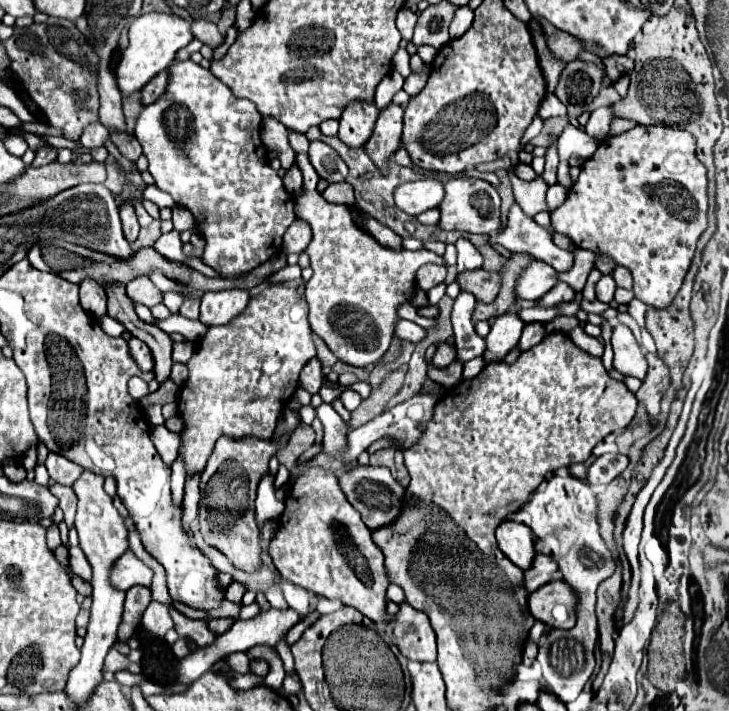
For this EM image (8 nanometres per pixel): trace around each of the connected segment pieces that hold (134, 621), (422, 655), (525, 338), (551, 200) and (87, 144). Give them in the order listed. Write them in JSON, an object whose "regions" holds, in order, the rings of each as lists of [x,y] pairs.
{"regions":[[[[134,585],[132,589],[126,591],[126,605],[124,605],[126,609],[124,609],[124,619],[122,619],[120,631],[118,631],[118,641],[128,641],[132,637],[148,603],[150,603],[150,589],[148,587]]],[[[404,601],[404,603],[398,603],[398,613],[392,615],[388,625],[390,625],[390,631],[392,631],[394,639],[396,639],[396,645],[398,645],[400,653],[406,659],[412,659],[412,661],[436,661],[436,635],[434,635],[434,629],[430,627],[430,621],[428,621],[426,613],[414,609],[412,605],[408,605]]],[[[526,323],[524,329],[522,329],[522,337],[520,337],[518,347],[520,349],[530,349],[530,347],[538,345],[544,335],[546,335],[544,323]]],[[[552,185],[546,193],[546,205],[548,205],[548,211],[554,211],[558,205],[562,205],[562,201],[566,199],[566,193],[568,189],[562,187],[562,185]]],[[[90,125],[86,129],[86,133],[82,133],[80,137],[80,145],[84,149],[98,149],[98,147],[104,147],[104,143],[108,141],[108,129],[104,125]]]]}

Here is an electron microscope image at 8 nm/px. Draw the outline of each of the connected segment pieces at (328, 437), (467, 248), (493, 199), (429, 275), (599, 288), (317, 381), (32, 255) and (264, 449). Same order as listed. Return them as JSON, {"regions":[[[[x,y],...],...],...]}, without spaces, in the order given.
{"regions":[[[[322,403],[316,409],[316,417],[324,425],[324,439],[322,439],[324,451],[326,453],[338,453],[338,451],[342,451],[346,447],[346,443],[344,443],[344,439],[346,439],[346,427],[344,427],[342,417],[328,403]]],[[[460,237],[454,245],[458,249],[458,269],[460,271],[482,267],[482,255],[478,253],[478,249],[466,237]]],[[[460,177],[448,179],[444,183],[444,199],[438,205],[440,221],[438,227],[444,231],[464,231],[464,233],[496,233],[500,227],[500,195],[496,187],[492,187],[484,179],[474,177]]],[[[428,263],[428,265],[422,265],[416,273],[416,283],[420,285],[420,289],[428,291],[432,289],[434,285],[440,285],[446,277],[446,267],[444,265],[434,265],[434,263]]],[[[603,275],[601,279],[596,283],[595,291],[597,299],[604,303],[610,303],[614,297],[614,291],[617,285],[610,275]]],[[[312,357],[300,371],[300,385],[308,393],[318,393],[322,387],[322,365],[316,357]]],[[[36,243],[36,245],[30,249],[28,261],[30,261],[36,269],[40,269],[40,271],[48,271],[48,265],[46,265],[46,261],[44,261],[44,257],[42,257],[42,245],[40,245],[40,243]]],[[[228,437],[218,439],[216,449],[210,457],[210,463],[200,475],[200,507],[198,521],[200,533],[204,541],[216,547],[224,557],[230,559],[238,569],[252,573],[262,567],[262,543],[260,529],[254,519],[254,493],[258,487],[258,477],[266,473],[270,457],[288,441],[282,437],[280,441],[262,441],[262,439],[242,439],[234,441]]]]}

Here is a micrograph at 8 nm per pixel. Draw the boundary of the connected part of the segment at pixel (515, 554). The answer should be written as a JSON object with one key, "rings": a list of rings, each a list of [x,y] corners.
{"rings":[[[506,519],[496,529],[496,541],[500,551],[520,569],[528,569],[534,557],[534,541],[530,535],[530,527],[524,523]]]}

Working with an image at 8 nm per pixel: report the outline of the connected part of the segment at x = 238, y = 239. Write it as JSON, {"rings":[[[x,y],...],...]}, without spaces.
{"rings":[[[174,61],[170,65],[170,79],[168,79],[168,87],[166,87],[166,93],[160,97],[160,101],[144,107],[144,111],[140,113],[138,117],[138,123],[136,123],[136,139],[140,141],[142,149],[144,149],[144,155],[148,157],[150,161],[150,167],[148,171],[152,173],[154,177],[154,185],[160,189],[160,191],[166,191],[176,205],[180,207],[186,207],[192,215],[194,215],[194,221],[196,221],[196,231],[204,237],[206,245],[204,245],[204,263],[214,267],[222,277],[232,277],[232,275],[238,275],[238,273],[246,273],[246,271],[252,271],[254,267],[258,267],[260,263],[268,261],[272,255],[280,253],[282,249],[282,235],[284,231],[294,223],[296,215],[294,215],[294,197],[286,191],[284,183],[282,183],[282,177],[270,167],[268,163],[268,153],[266,153],[266,147],[264,143],[260,141],[260,121],[262,121],[262,115],[258,113],[258,109],[254,107],[254,103],[250,103],[248,99],[240,99],[232,93],[232,89],[228,85],[224,85],[218,77],[214,77],[210,73],[210,69],[204,69],[200,65],[196,65],[194,61]]]}

